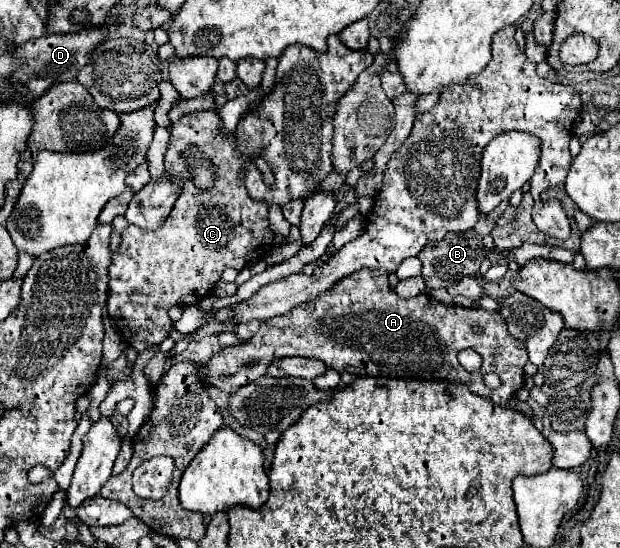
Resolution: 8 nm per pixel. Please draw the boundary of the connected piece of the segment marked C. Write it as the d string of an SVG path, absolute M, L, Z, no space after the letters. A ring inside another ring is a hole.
M195 111L183 115L173 125L169 149L165 153L165 173L183 181L175 207L159 229L147 231L139 229L137 225L129 225L121 233L123 241L119 249L113 253L113 263L109 267L109 299L107 299L109 317L113 319L113 325L123 333L125 341L139 353L145 349L145 345L149 343L159 345L163 339L169 337L173 327L169 309L173 305L197 305L205 295L213 291L213 285L221 279L227 267L241 271L247 263L265 257L273 245L275 235L269 229L269 207L265 203L251 199L245 187L245 165L253 161L255 165L261 167L263 159L261 157L245 159L237 147L237 133L223 131L219 123L221 117L217 111ZM187 149L197 149L201 155L211 159L215 171L215 185L209 191L201 191L193 185L191 173L187 171L185 159L181 157L183 151Z

